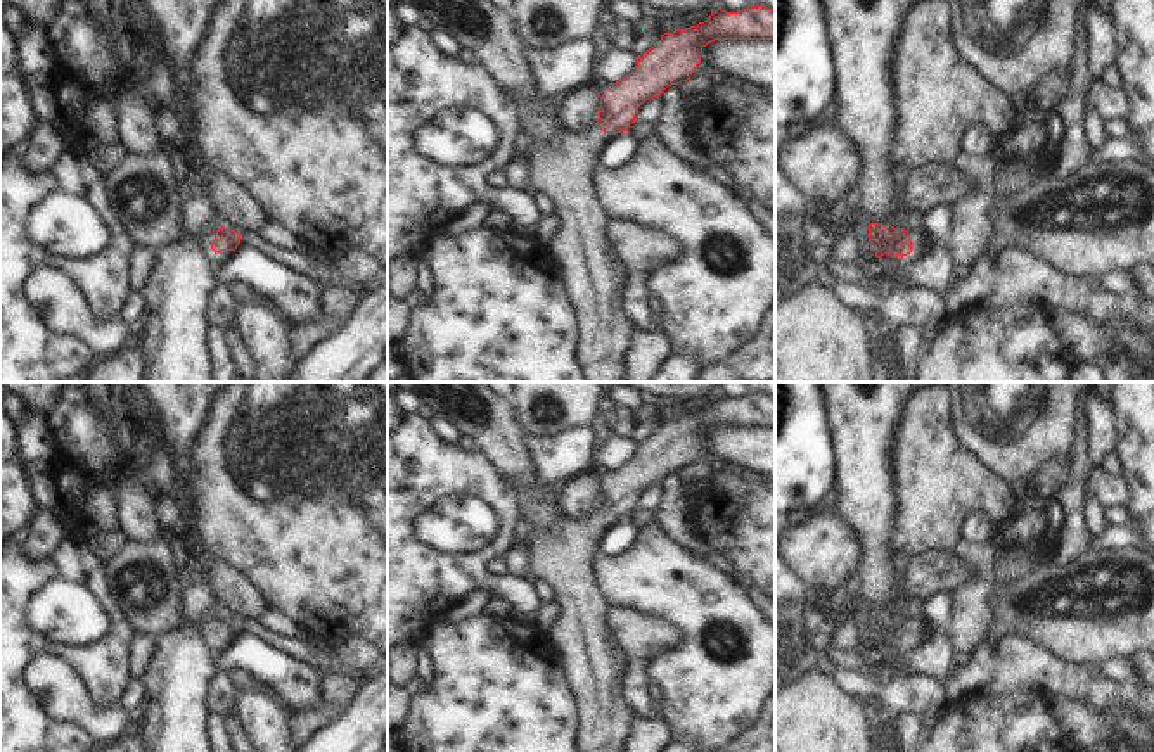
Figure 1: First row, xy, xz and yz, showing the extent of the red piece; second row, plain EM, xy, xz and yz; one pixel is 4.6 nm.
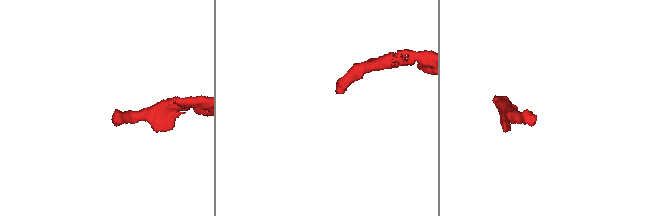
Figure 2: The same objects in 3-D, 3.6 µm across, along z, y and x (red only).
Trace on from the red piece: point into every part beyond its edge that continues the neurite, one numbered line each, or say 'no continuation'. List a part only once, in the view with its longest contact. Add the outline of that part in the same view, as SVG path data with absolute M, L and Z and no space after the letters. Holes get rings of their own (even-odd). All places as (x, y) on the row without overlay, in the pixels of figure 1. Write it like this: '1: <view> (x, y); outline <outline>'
1: yz (919, 630); outline M920 615L908 617L910 628L912 628L912 640L924 640L926 638L926 626L922 624Z

